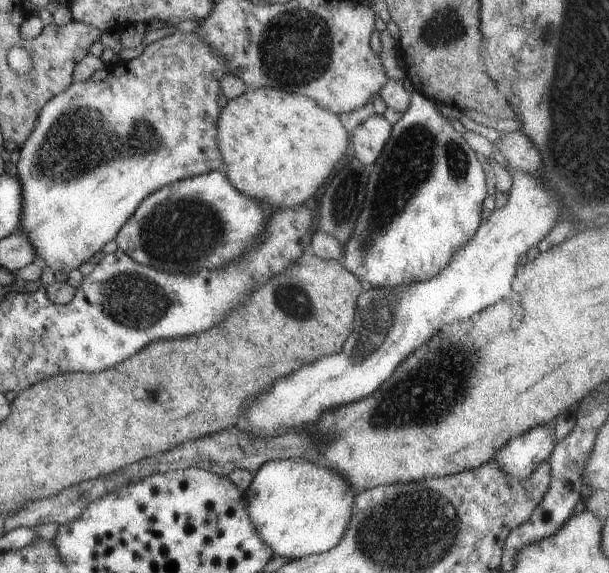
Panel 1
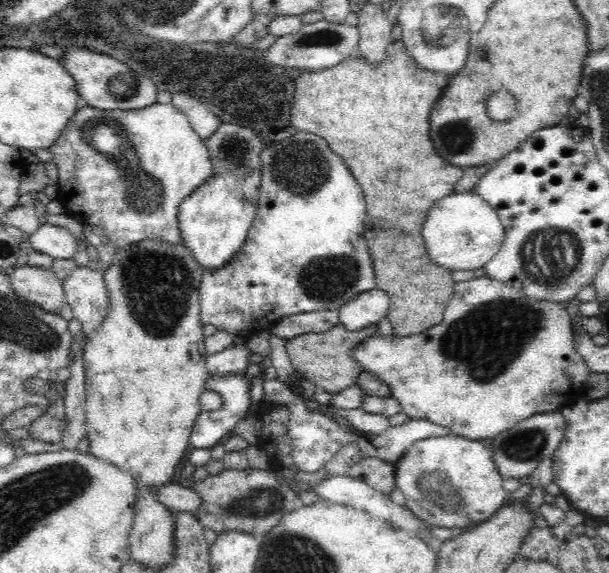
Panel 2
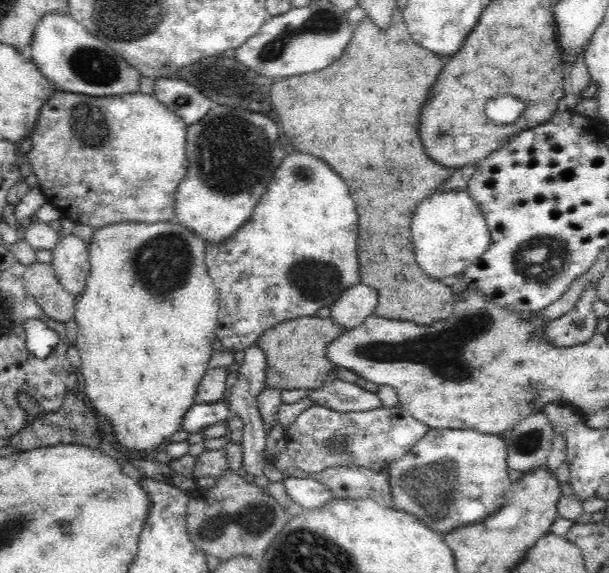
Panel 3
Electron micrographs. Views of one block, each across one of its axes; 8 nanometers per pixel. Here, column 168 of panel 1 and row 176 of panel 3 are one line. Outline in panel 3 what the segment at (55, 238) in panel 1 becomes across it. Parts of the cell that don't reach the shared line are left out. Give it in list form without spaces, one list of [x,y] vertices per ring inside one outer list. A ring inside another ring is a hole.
[[[56,89],[39,110],[33,131],[29,134],[32,149],[24,156],[30,163],[31,173],[38,178],[38,187],[46,195],[48,202],[59,210],[62,217],[68,218],[77,224],[87,224],[96,230],[122,221],[147,223],[174,221],[175,190],[187,171],[185,142],[188,127],[177,114],[170,112],[168,107],[158,102],[157,98],[152,98],[150,94],[146,96],[146,94],[140,93],[140,91],[137,94],[122,96],[91,97]]]

